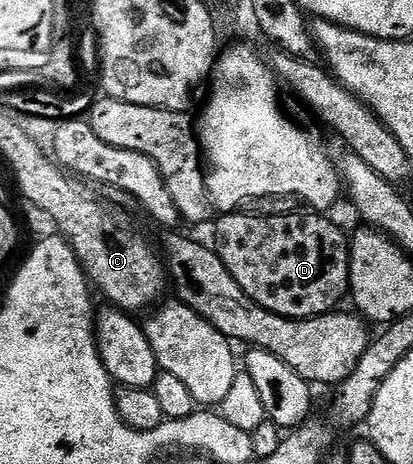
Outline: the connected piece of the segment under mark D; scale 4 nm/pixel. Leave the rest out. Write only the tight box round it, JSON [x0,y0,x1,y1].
[215,211,349,319]

